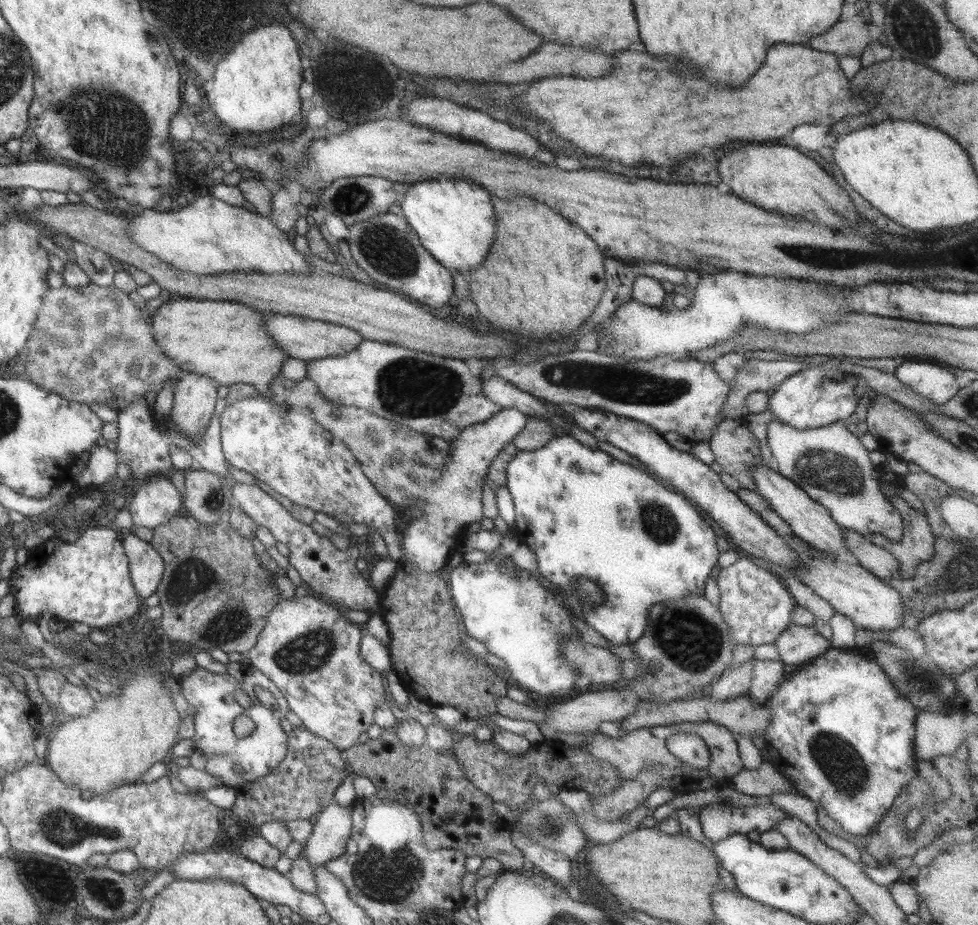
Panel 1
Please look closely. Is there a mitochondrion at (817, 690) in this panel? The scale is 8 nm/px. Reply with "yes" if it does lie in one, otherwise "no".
no

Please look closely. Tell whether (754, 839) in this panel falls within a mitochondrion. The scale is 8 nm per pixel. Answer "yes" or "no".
no

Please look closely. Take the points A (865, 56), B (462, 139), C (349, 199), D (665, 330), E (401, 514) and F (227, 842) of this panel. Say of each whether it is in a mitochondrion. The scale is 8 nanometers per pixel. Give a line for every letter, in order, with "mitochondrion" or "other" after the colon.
A: other
B: other
C: mitochondrion
D: other
E: other
F: other

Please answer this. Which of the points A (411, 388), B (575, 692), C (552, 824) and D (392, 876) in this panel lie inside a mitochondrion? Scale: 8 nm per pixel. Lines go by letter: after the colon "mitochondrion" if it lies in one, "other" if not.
A: mitochondrion
B: other
C: mitochondrion
D: mitochondrion

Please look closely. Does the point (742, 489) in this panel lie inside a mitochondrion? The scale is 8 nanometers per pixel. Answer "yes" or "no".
no

